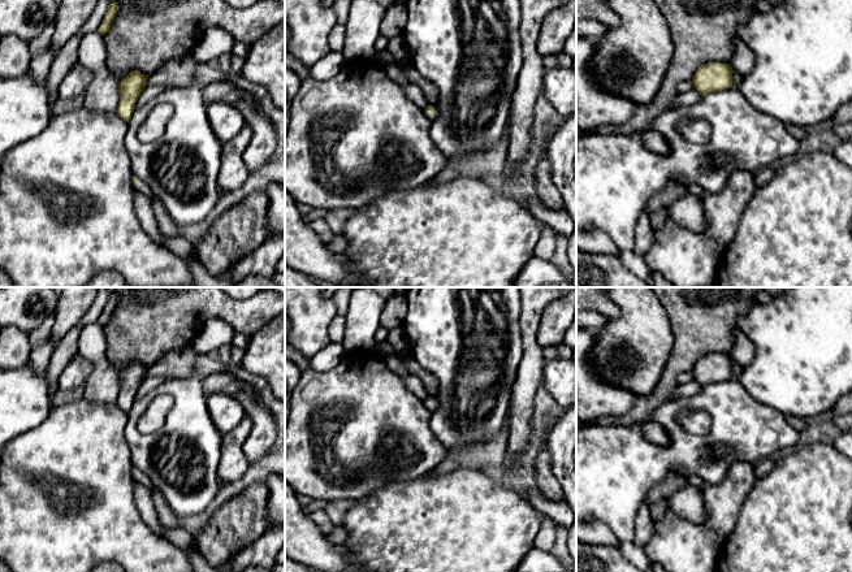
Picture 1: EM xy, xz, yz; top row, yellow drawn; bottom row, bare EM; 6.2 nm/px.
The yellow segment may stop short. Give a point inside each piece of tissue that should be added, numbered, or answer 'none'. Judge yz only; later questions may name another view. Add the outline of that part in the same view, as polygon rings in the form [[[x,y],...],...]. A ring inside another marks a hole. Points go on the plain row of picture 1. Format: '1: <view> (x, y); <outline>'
none

